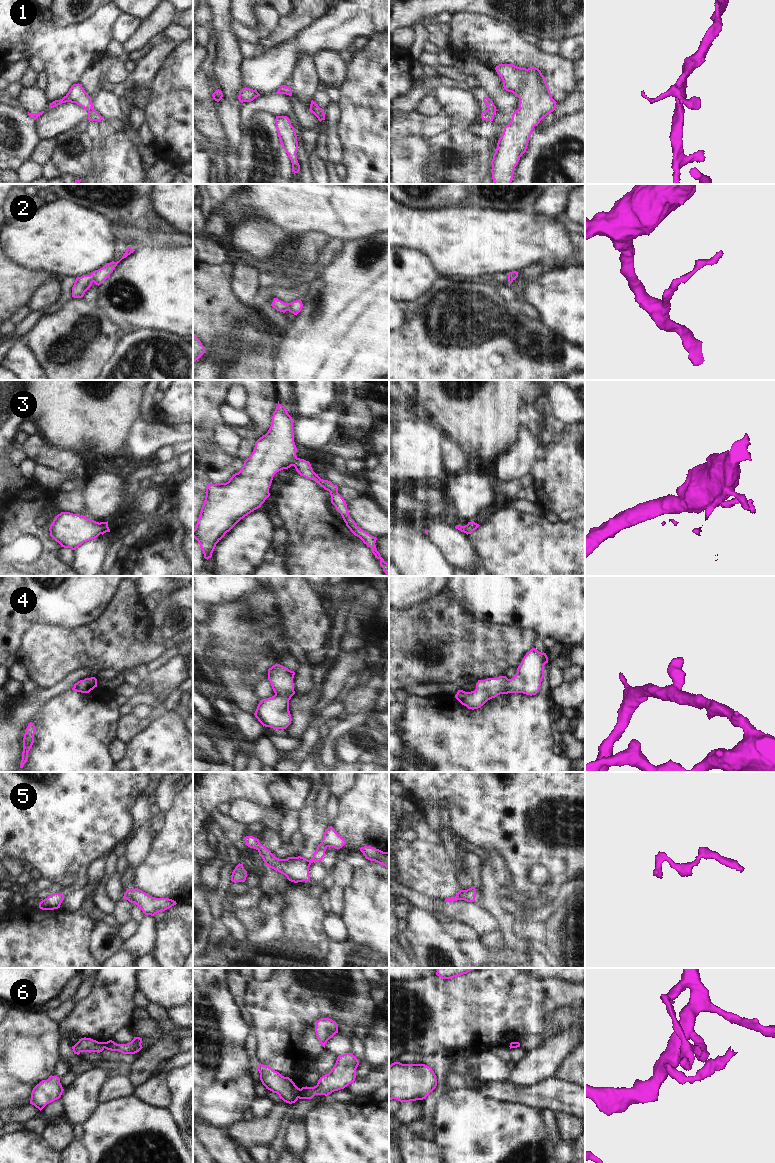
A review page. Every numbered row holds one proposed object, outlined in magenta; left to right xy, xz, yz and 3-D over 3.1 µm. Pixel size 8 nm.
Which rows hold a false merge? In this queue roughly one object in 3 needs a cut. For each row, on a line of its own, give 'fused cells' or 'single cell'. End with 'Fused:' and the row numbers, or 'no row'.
1: single cell
2: single cell
3: single cell
4: single cell
5: single cell
6: fused cells
Fused: 6

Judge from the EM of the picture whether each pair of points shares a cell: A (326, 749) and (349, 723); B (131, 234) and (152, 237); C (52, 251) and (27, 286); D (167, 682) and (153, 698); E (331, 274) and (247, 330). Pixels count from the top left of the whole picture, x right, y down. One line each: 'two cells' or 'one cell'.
A: one cell
B: one cell
C: two cells
D: two cells
E: two cells

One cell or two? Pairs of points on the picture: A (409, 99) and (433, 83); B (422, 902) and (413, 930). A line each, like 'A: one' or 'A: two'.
A: one
B: two

